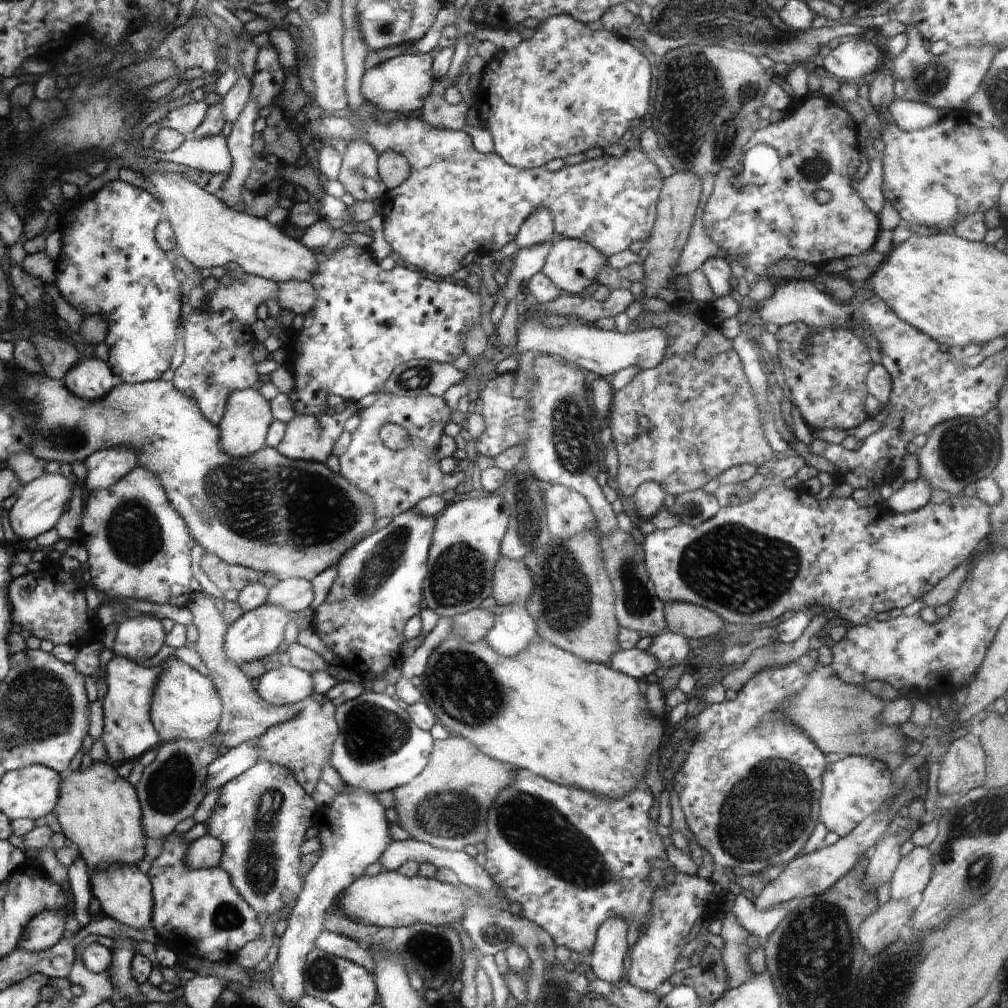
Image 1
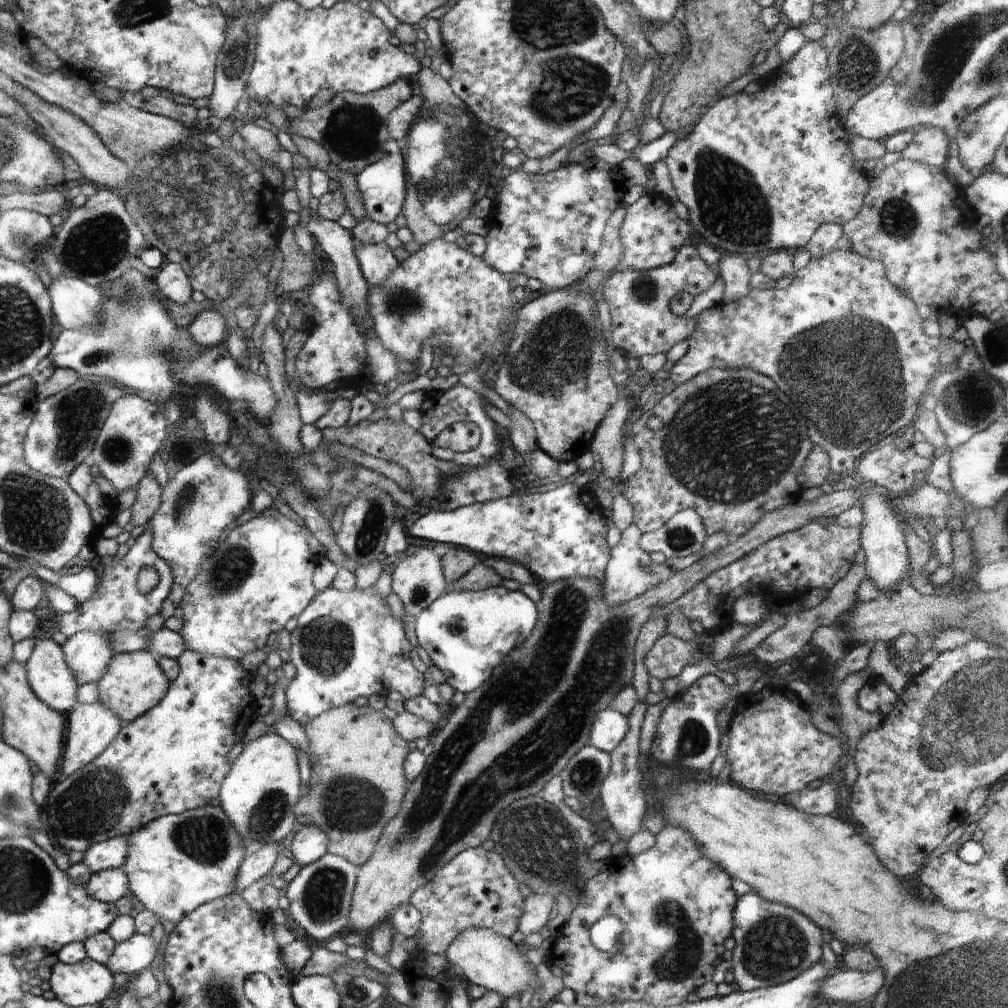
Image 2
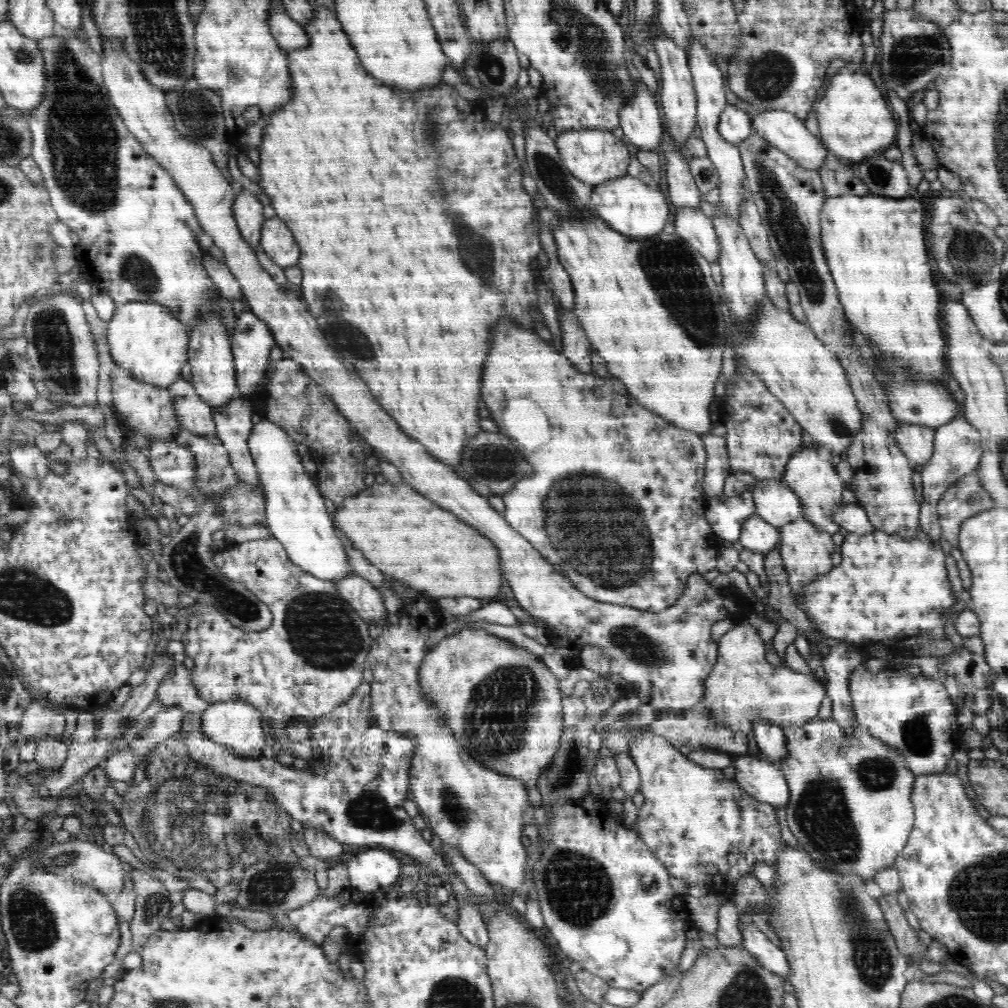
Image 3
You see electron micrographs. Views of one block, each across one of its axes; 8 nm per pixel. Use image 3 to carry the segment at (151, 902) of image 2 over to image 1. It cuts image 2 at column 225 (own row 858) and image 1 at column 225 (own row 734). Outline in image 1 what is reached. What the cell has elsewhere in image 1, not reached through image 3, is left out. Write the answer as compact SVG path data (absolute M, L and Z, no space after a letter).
M257 762L240 776L219 789L219 797L210 818L205 822L207 833L222 841L224 852L218 868L224 869L232 886L252 907L256 914L274 914L285 906L292 908L305 882L305 874L298 877L302 864L304 833L314 823L317 809L314 799L300 786L295 776L285 768L267 762Z

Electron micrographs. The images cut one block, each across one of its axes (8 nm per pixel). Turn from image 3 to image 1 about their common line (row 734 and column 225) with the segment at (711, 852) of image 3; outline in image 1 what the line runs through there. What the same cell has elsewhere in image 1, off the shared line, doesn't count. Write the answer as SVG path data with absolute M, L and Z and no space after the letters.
M268 602L254 610L240 615L231 625L227 626L224 637L226 658L238 668L255 660L263 661L276 652L284 640L284 630L290 621L290 614L285 608Z

